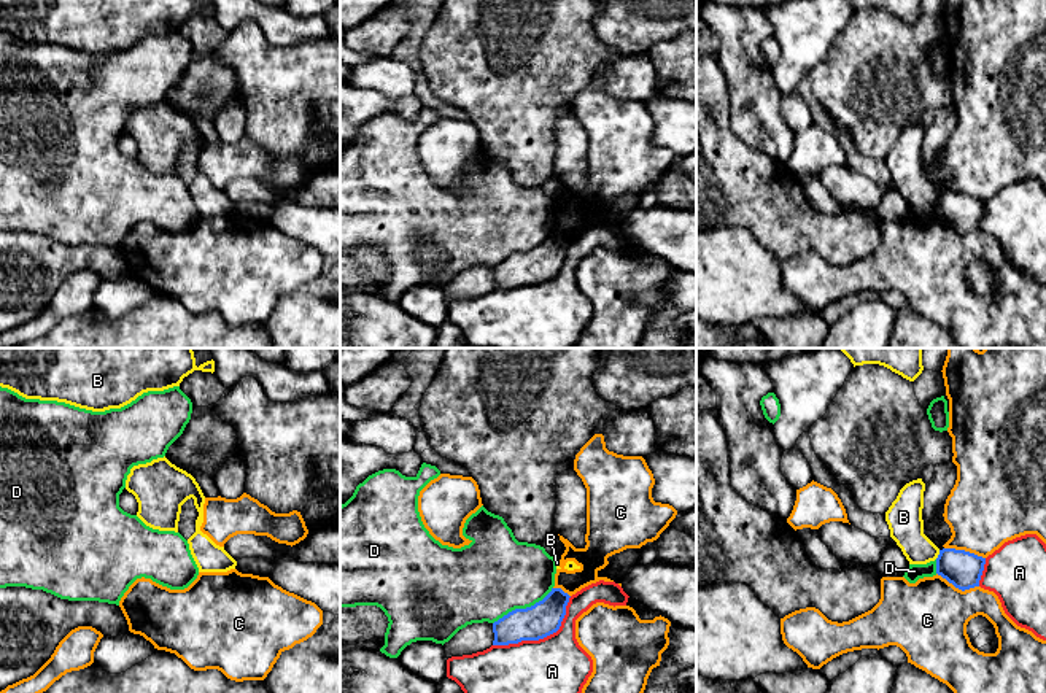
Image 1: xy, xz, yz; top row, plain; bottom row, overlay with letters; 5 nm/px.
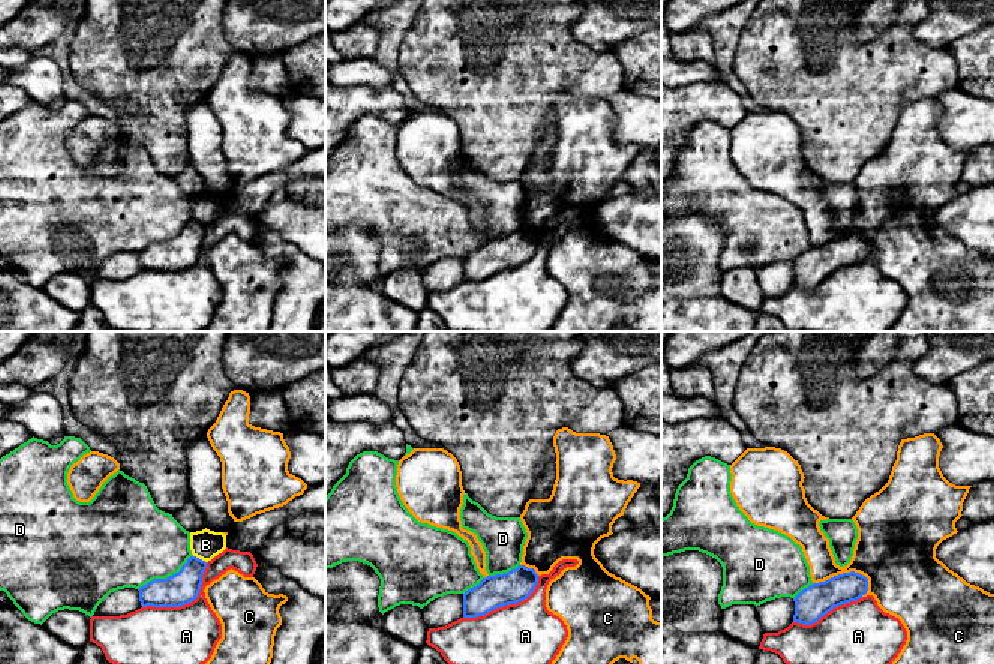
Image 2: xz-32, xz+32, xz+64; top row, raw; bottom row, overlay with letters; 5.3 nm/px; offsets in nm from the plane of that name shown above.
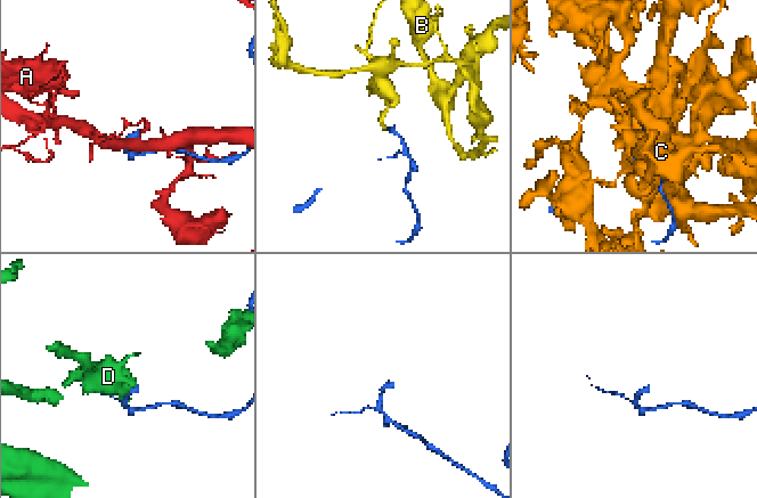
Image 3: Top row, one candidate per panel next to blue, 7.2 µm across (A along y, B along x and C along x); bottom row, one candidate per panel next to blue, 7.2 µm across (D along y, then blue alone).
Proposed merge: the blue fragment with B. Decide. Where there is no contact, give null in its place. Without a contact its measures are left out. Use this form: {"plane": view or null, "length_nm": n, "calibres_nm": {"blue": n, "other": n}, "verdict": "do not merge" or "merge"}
{"plane": "yz", "length_nm": 50, "calibres_nm": {"blue": 190, "other": 180}, "verdict": "do not merge"}

